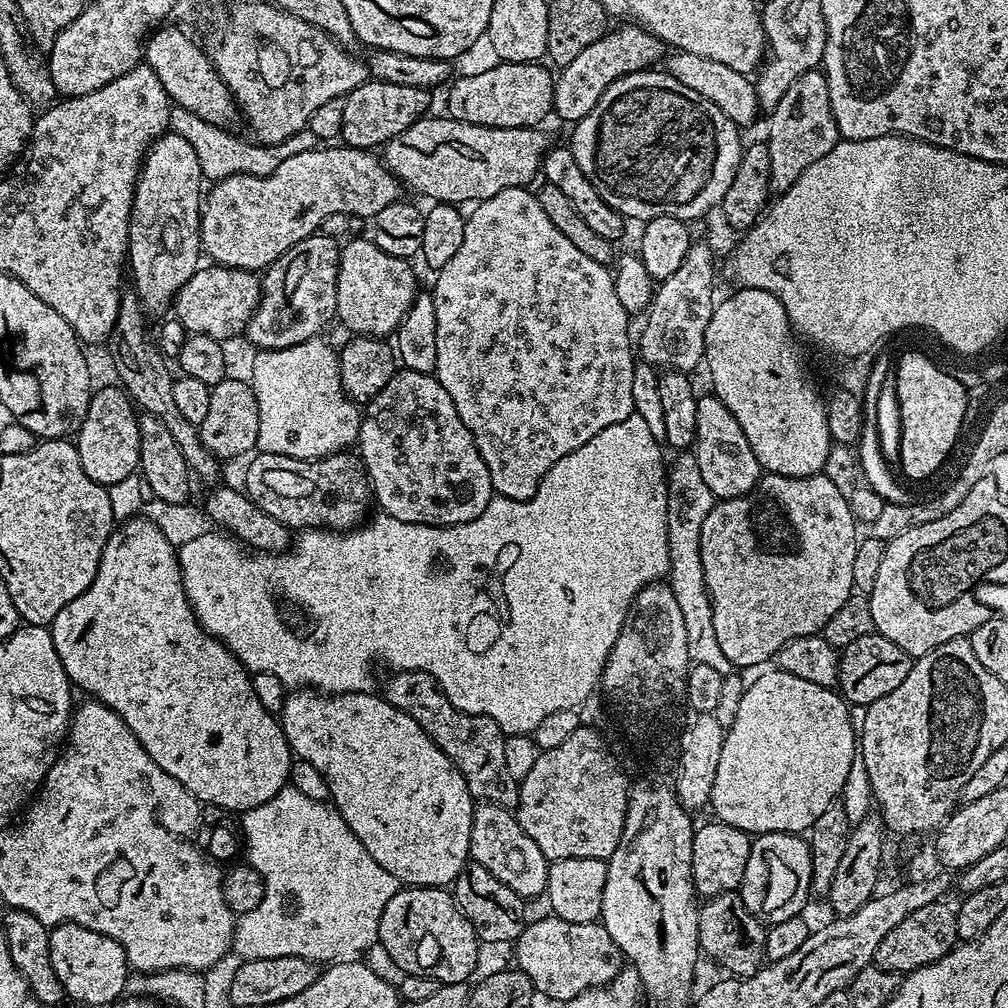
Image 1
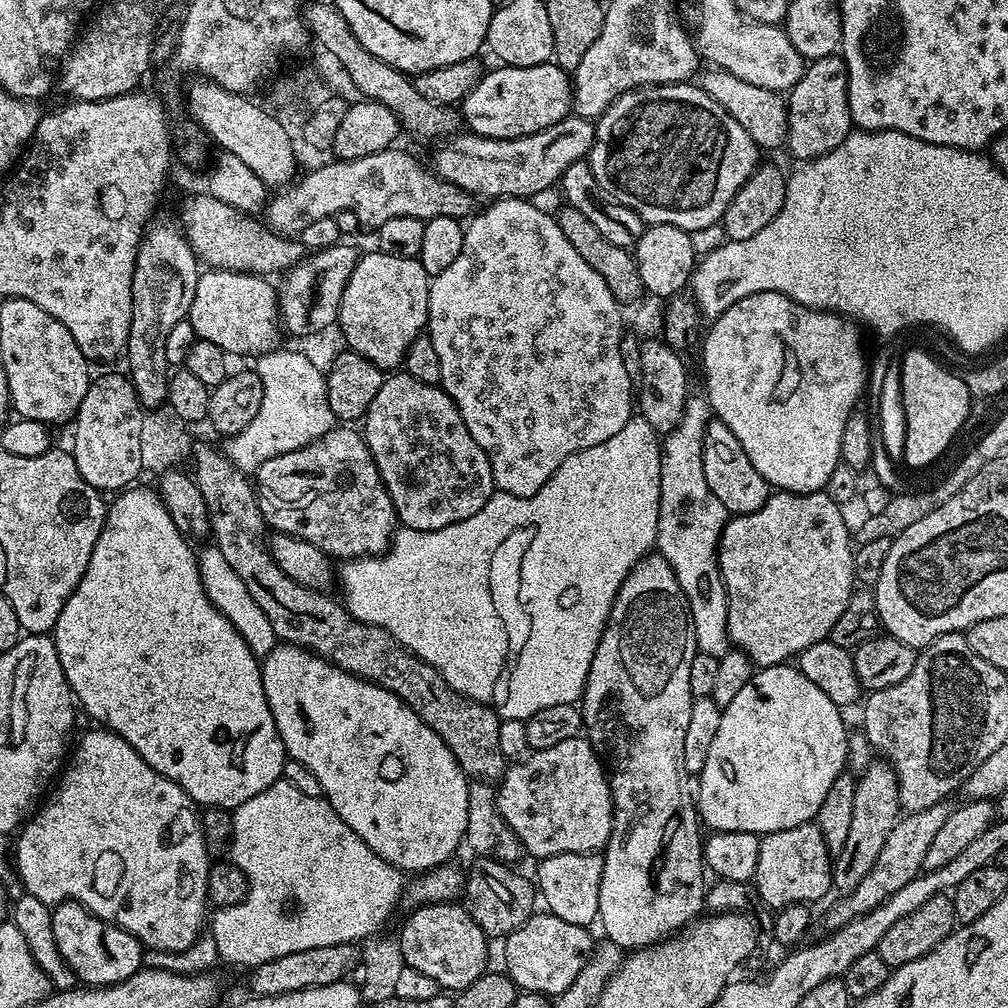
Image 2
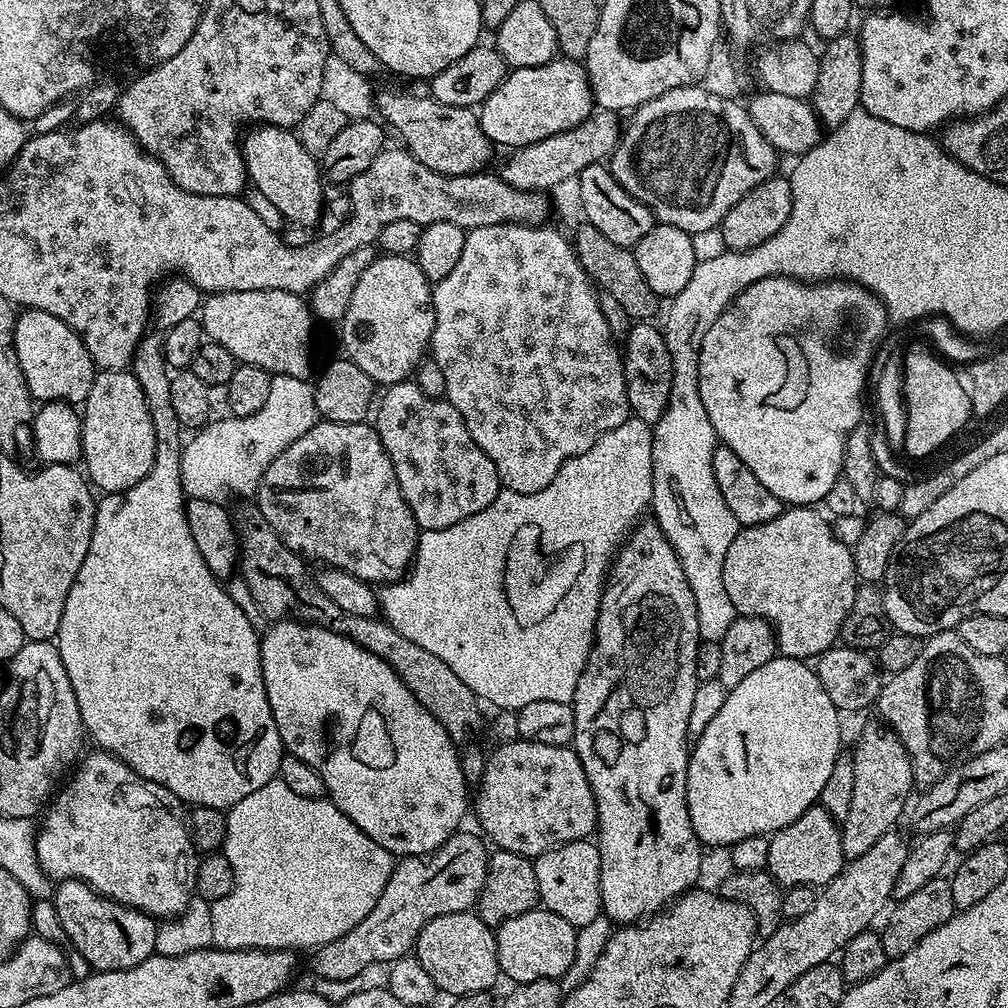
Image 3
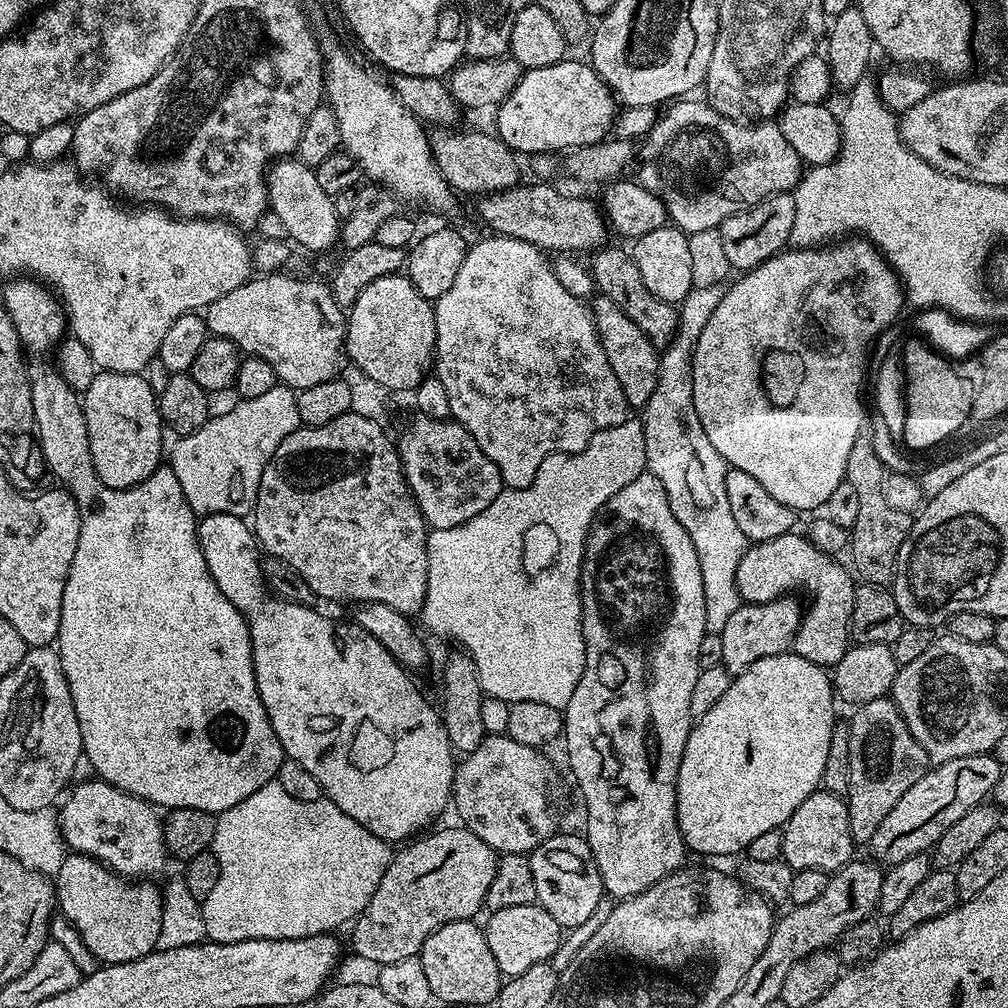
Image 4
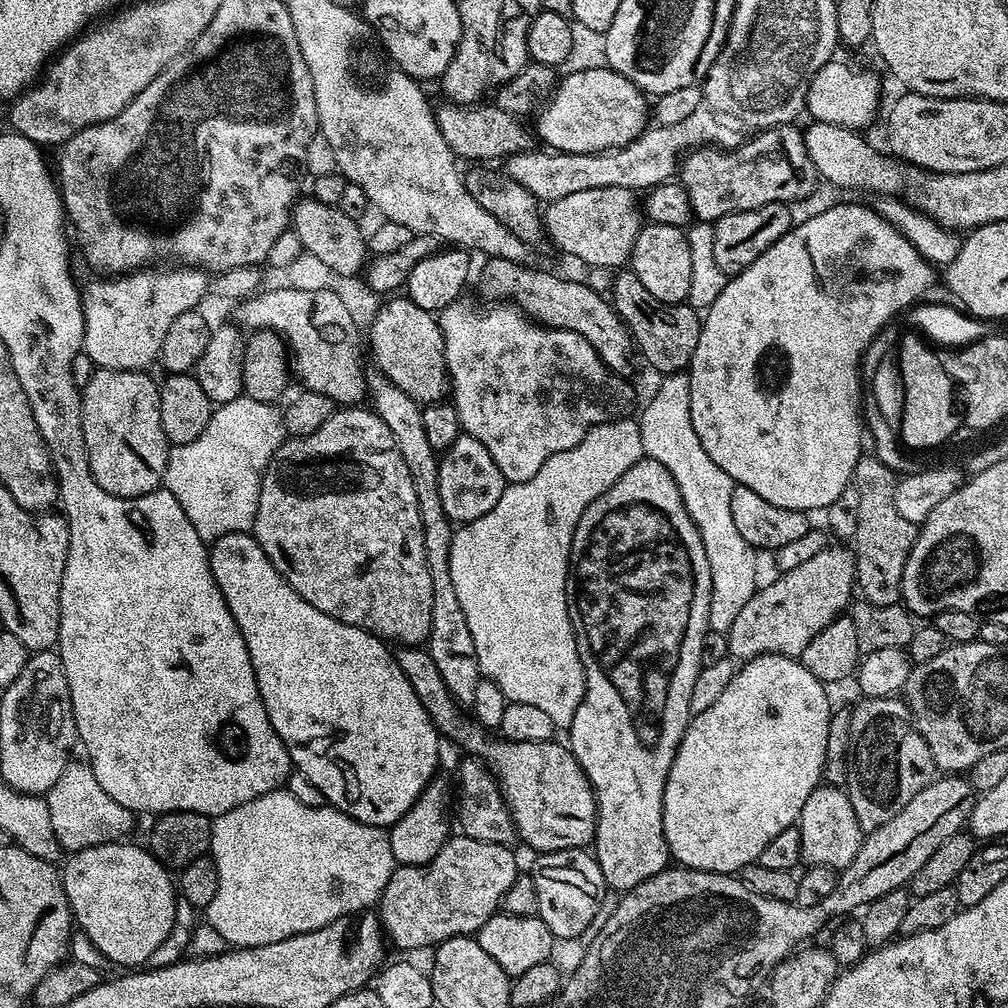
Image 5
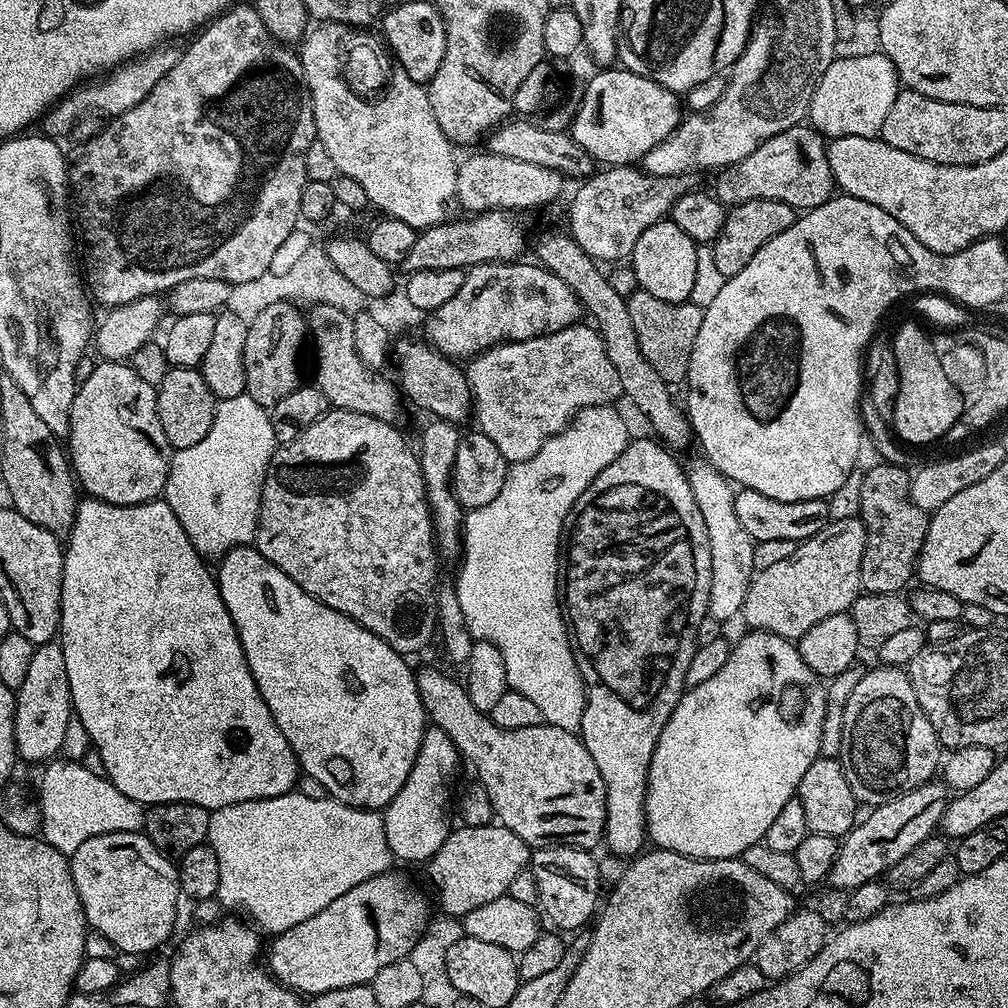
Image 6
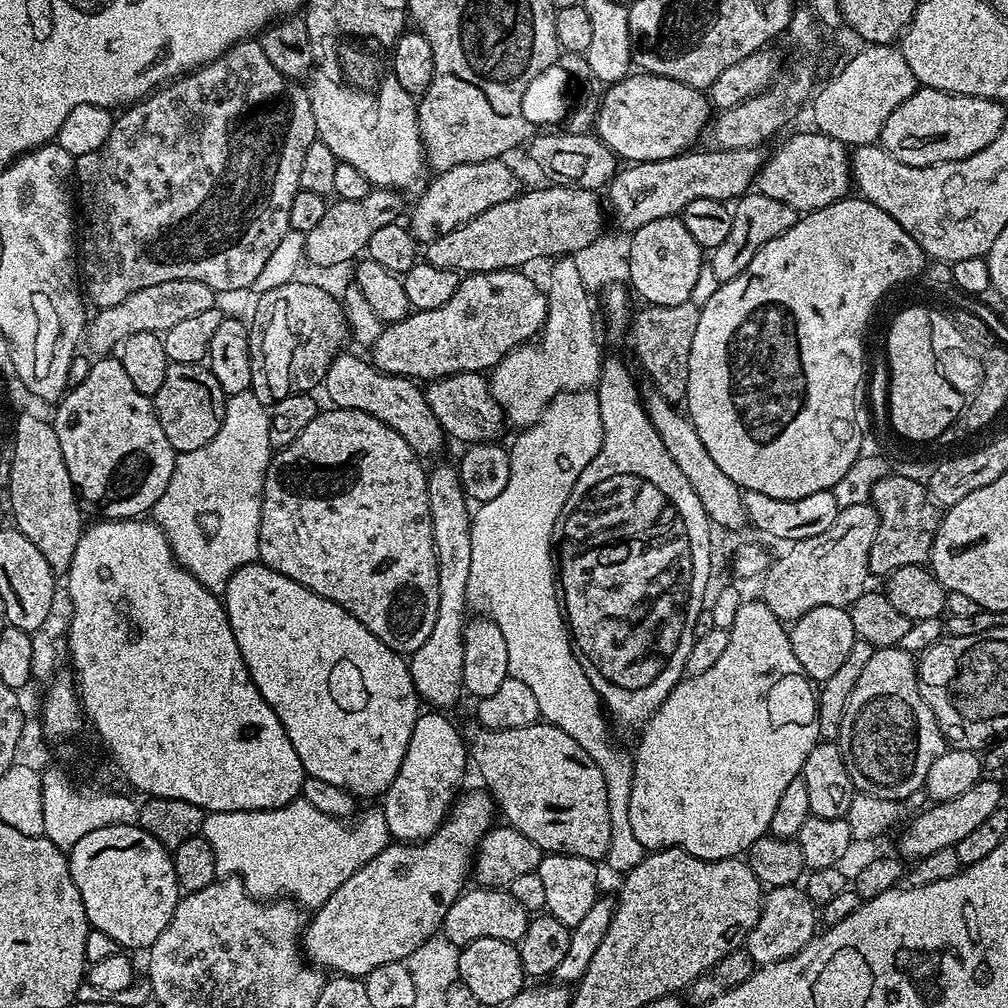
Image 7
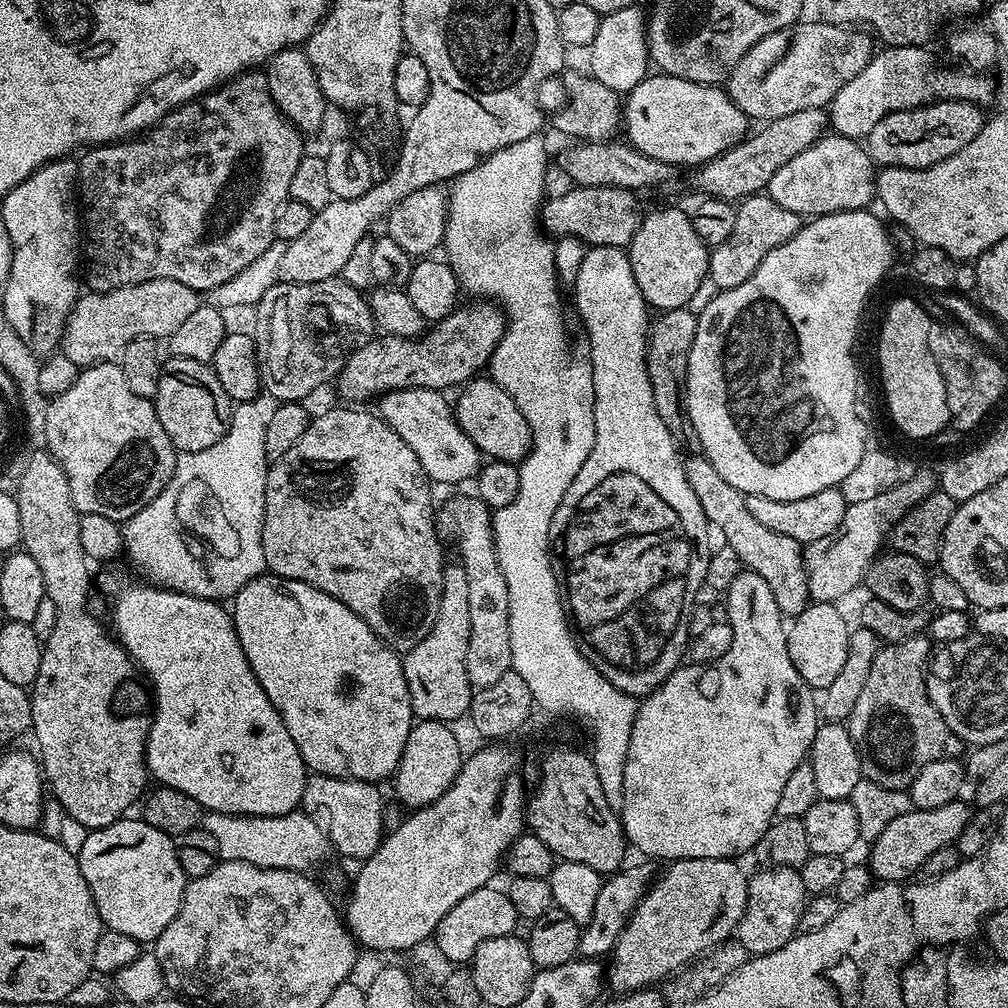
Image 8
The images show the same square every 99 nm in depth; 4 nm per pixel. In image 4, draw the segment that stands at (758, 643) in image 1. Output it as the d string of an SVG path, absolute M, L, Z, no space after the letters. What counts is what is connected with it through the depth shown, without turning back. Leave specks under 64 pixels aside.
M793 530L780 538L749 546L742 554L742 562L738 562L736 578L744 582L751 578L752 572L792 572L793 582L805 588L812 601L803 609L800 629L796 632L791 651L806 658L806 662L814 662L819 668L828 670L847 654L850 647L850 618L854 614L854 594L858 584L847 567L844 569L834 557L827 556L798 533Z

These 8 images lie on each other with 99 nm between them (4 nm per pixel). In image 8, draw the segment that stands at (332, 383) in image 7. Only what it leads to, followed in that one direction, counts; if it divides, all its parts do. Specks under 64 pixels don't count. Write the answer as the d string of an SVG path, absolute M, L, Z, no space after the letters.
M403 388L386 392L379 397L378 415L380 419L387 422L390 430L394 430L394 434L398 434L398 438L402 438L402 442L406 442L406 446L410 446L410 450L414 450L418 462L422 462L422 470L429 481L436 483L437 480L440 484L460 484L463 480L471 481L480 471L482 454L474 446L474 442L470 442L466 430L458 426L453 405L444 396L447 395L435 388Z

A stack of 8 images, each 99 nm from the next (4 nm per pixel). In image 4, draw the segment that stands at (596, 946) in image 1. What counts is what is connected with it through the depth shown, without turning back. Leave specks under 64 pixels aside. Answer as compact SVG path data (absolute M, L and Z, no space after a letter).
M540 904L510 906L491 913L487 918L488 924L483 925L486 942L490 942L490 950L494 953L494 962L498 962L501 977L517 976L530 970L530 966L549 963L553 959L551 956L555 957L561 951L561 926L554 922L550 914L546 914Z

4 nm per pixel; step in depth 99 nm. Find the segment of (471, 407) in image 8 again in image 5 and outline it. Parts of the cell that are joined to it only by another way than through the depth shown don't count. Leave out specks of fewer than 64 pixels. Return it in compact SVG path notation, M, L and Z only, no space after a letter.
M396 298L381 303L377 316L366 329L368 344L372 347L371 363L379 366L394 386L406 390L420 405L441 403L449 395L450 381L440 321L433 313L422 310L422 306L414 306L412 300L392 299Z

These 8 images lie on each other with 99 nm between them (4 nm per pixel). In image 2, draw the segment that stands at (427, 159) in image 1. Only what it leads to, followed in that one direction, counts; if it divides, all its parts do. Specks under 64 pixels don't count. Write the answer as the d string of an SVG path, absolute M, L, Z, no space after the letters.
M569 114L566 118L562 118L562 122L554 122L554 126L550 126L546 130L538 130L538 134L526 134L522 138L506 138L505 140L488 138L464 130L459 134L441 139L435 145L435 148L437 147L436 153L433 154L430 164L441 179L446 182L454 182L454 186L478 196L480 194L488 196L487 198L507 198L510 196L536 198L539 192L546 191L551 184L555 185L564 177L566 166L587 157L595 137L595 123L587 120L584 116L575 114Z

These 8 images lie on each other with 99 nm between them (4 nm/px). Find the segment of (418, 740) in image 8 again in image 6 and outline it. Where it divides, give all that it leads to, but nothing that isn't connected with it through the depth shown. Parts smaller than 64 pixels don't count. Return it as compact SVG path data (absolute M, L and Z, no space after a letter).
M436 725L424 731L414 766L398 794L383 811L387 845L397 861L425 863L442 846L452 829L450 822L450 798L456 780L461 756L447 737L446 732Z

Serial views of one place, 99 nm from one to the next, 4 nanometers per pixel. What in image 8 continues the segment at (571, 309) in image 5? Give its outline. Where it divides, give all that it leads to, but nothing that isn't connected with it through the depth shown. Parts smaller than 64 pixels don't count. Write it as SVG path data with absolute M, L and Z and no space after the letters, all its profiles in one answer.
M484 298L468 303L472 304L461 303L446 319L435 321L419 338L380 334L367 340L348 357L339 374L338 385L348 399L345 401L364 402L360 400L403 388L449 390L467 384L491 360L506 323L499 304Z

